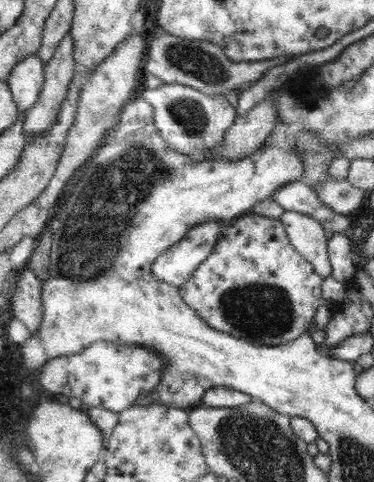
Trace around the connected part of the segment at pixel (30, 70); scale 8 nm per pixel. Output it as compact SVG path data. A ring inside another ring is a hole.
M34 53L12 67L7 81L18 107L18 114L26 114L38 100L44 84L44 66L44 61Z

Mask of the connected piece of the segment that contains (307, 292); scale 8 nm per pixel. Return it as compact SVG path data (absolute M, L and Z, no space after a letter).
M248 212L222 227L221 237L218 239L218 242L213 245L212 252L196 267L187 282L182 284L182 287L179 288L179 292L182 300L185 300L186 304L194 309L194 312L197 312L198 316L201 317L207 325L210 325L210 328L246 340L247 343L270 346L282 345L306 333L308 324L313 320L313 316L316 314L318 307L327 301L322 297L322 282L324 282L324 279L315 272L314 265L300 256L300 254L294 250L292 244L290 244L285 230L283 229L282 221Z

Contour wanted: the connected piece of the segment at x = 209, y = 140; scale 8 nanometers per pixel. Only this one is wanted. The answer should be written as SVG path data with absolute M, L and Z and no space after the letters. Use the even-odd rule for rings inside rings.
M162 84L156 89L144 89L142 98L154 107L154 125L166 145L194 161L206 152L213 152L223 141L238 115L226 95L208 95L185 84Z

